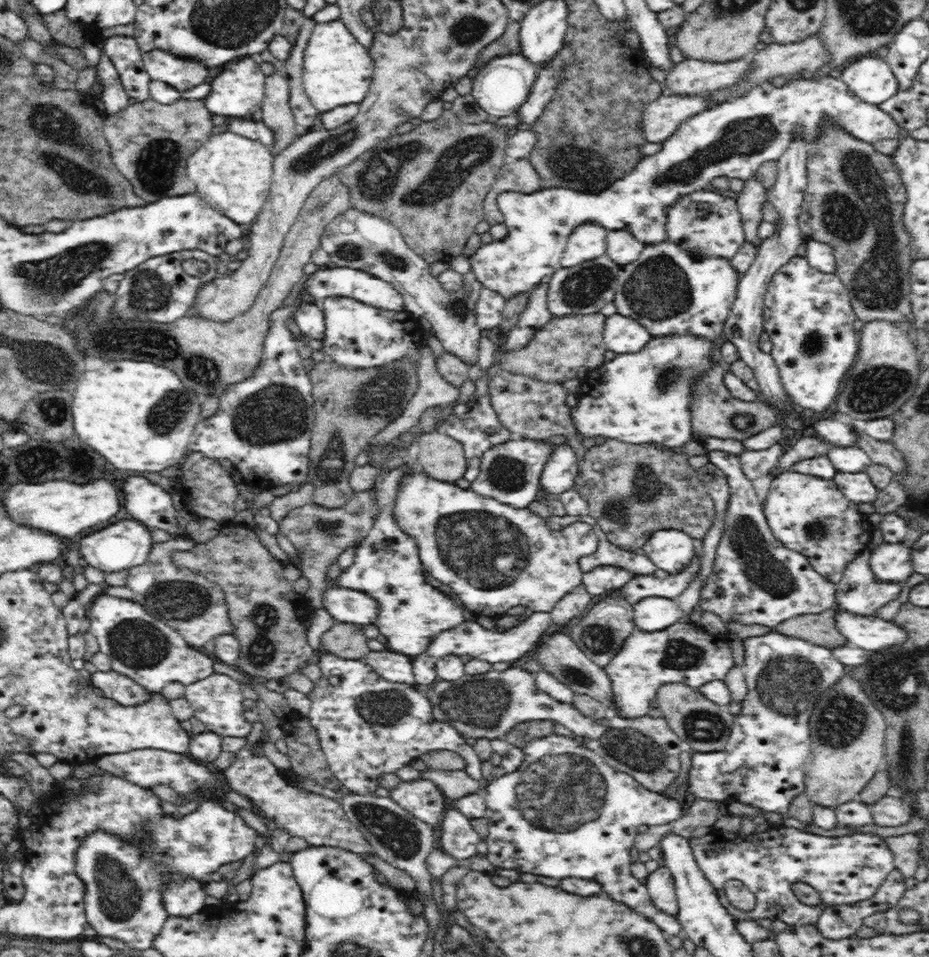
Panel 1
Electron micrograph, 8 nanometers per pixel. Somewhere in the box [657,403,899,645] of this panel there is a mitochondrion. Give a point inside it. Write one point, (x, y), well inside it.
(763, 570)

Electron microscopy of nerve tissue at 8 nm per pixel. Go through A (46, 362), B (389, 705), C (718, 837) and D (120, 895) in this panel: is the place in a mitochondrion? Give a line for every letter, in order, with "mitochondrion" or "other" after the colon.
A: mitochondrion
B: mitochondrion
C: other
D: mitochondrion

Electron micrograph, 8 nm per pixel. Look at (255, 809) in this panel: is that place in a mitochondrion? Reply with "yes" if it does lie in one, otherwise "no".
no

